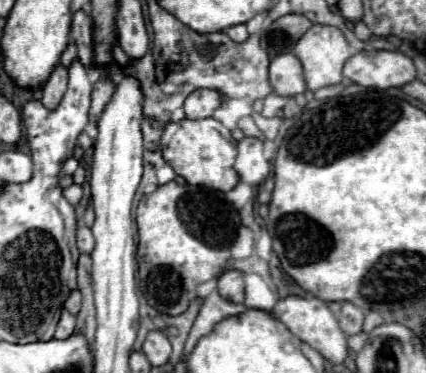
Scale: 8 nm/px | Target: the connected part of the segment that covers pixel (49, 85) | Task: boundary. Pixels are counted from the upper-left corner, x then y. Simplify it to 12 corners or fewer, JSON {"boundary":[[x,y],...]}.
{"boundary":[[67,69],[51,73],[43,87],[43,103],[55,109],[67,91]]}

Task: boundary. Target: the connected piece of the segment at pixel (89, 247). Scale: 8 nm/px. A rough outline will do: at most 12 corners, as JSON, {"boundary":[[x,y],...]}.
{"boundary":[[87,225],[77,227],[81,253],[93,251],[93,233]]}

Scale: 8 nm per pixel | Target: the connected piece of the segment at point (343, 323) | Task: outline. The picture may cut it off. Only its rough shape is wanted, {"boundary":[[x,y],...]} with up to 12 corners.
{"boundary":[[345,303],[339,311],[339,327],[345,335],[363,329],[363,309]]}

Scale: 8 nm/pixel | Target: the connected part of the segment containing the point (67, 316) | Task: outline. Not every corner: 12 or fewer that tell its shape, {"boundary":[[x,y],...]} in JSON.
{"boundary":[[61,311],[55,337],[65,339],[75,331],[75,317]]}

